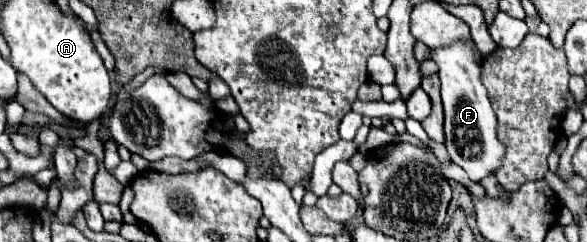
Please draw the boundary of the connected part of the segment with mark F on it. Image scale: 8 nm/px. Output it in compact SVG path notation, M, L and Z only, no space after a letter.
M456 40L444 48L432 48L430 60L436 62L438 78L442 84L440 92L444 104L446 150L452 162L464 168L470 180L478 182L500 168L504 144L496 136L496 114L480 80L480 64L476 64L476 56L472 56L472 52L472 44L460 44L460 40Z

